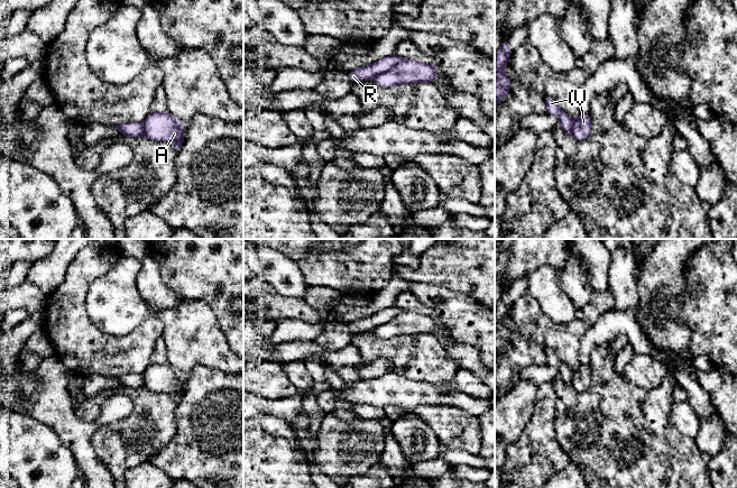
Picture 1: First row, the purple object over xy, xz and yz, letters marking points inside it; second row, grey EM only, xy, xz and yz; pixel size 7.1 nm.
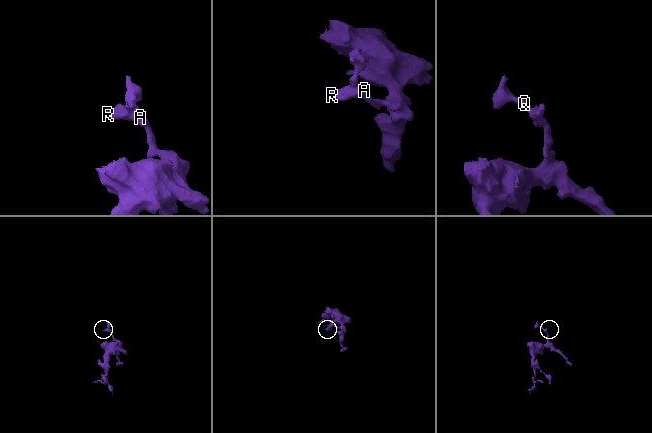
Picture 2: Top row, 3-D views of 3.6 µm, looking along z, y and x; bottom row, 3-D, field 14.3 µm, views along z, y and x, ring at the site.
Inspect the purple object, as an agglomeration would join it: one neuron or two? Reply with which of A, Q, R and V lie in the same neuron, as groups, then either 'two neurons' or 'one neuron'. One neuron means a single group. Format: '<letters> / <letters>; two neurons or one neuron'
A V / Q R; two neurons

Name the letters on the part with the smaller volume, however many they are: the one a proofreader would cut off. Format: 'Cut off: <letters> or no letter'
Cut off: Q, R

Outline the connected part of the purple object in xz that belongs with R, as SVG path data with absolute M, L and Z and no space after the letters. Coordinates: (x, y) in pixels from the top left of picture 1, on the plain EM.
M390 306L388 309L384 309L377 312L371 316L361 320L356 320L349 323L348 326L352 334L359 332L372 331L376 326L391 321L400 312L402 310L399 307Z

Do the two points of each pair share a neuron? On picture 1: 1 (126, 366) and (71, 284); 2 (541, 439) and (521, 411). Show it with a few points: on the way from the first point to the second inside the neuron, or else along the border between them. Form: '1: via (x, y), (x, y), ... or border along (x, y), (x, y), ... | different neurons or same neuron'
1: via (106, 349), (71, 314), (71, 305) | same neuron
2: border along (535, 395), (531, 419), (513, 442) | different neurons

